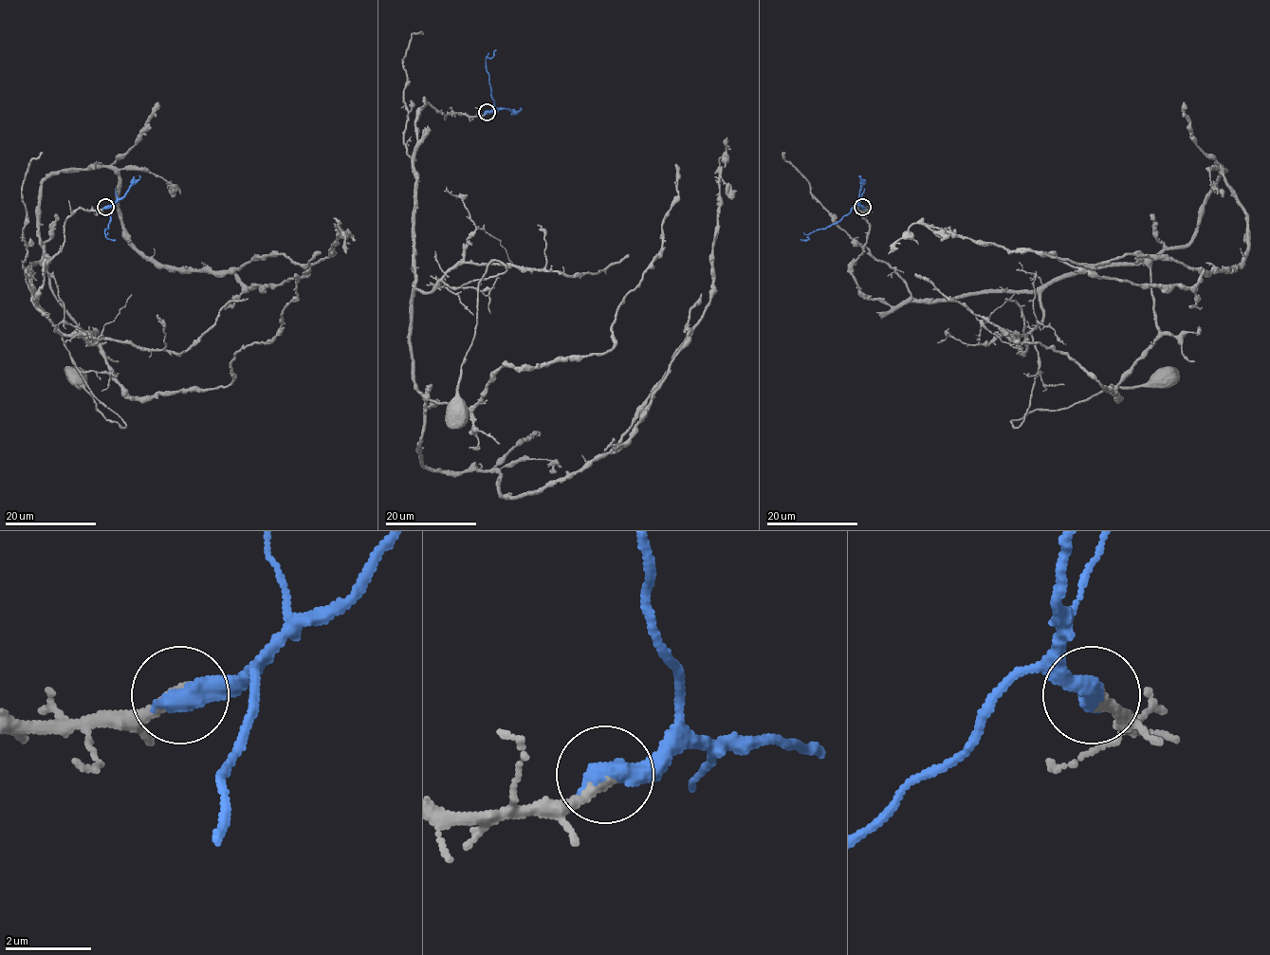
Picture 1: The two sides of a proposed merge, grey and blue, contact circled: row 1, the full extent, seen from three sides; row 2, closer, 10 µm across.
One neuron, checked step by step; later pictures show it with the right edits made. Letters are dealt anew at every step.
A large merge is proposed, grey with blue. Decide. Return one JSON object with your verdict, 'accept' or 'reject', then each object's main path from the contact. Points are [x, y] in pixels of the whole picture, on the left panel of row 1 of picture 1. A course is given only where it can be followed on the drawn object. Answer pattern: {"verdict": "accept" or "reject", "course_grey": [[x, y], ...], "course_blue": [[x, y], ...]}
{"verdict": "accept", "course_grey": [[105, 207], [66, 219], [64, 244], [33, 302], [33, 291], [90, 393], [126, 424], [106, 420], [76, 379]], "course_blue": [[105, 207], [113, 204], [104, 233], [115, 239]]}

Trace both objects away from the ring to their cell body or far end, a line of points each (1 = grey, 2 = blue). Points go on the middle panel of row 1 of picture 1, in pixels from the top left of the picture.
1: (487, 112), (445, 118), (424, 101), (416, 121), (415, 287), (506, 269), (493, 260), (478, 285), (456, 410)
2: (487, 112), (494, 105), (485, 60), (490, 58), (495, 49)

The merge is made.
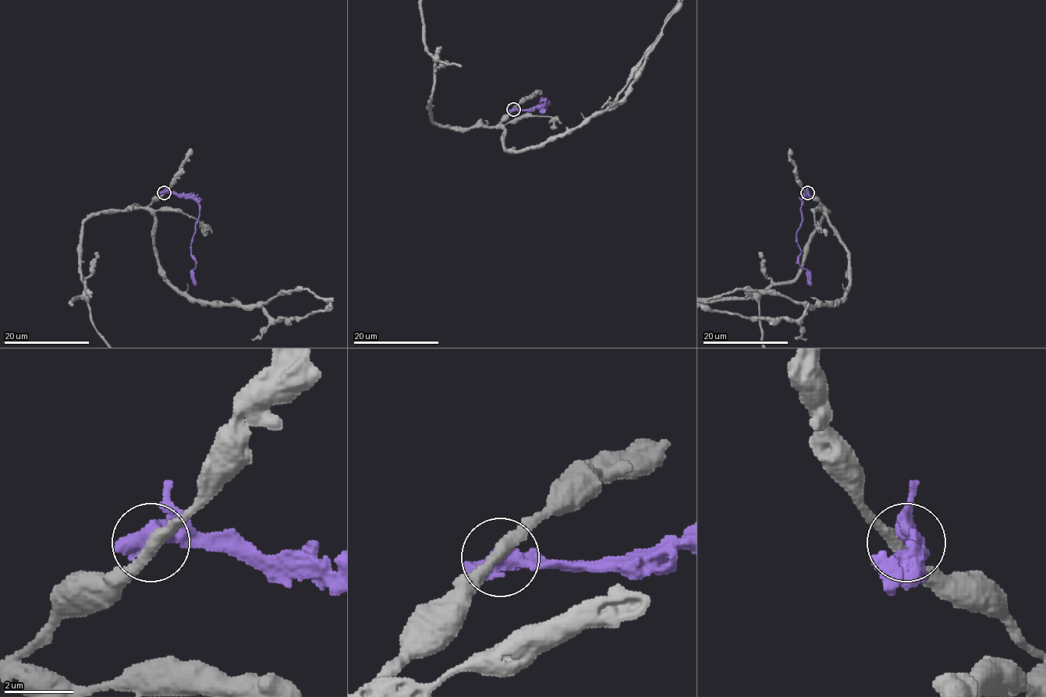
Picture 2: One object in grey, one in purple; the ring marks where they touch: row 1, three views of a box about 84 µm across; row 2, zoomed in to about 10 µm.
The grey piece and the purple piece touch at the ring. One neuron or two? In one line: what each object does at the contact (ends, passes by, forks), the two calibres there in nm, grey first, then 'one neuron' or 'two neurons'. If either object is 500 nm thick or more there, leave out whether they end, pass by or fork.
320/650 nm | two neurons

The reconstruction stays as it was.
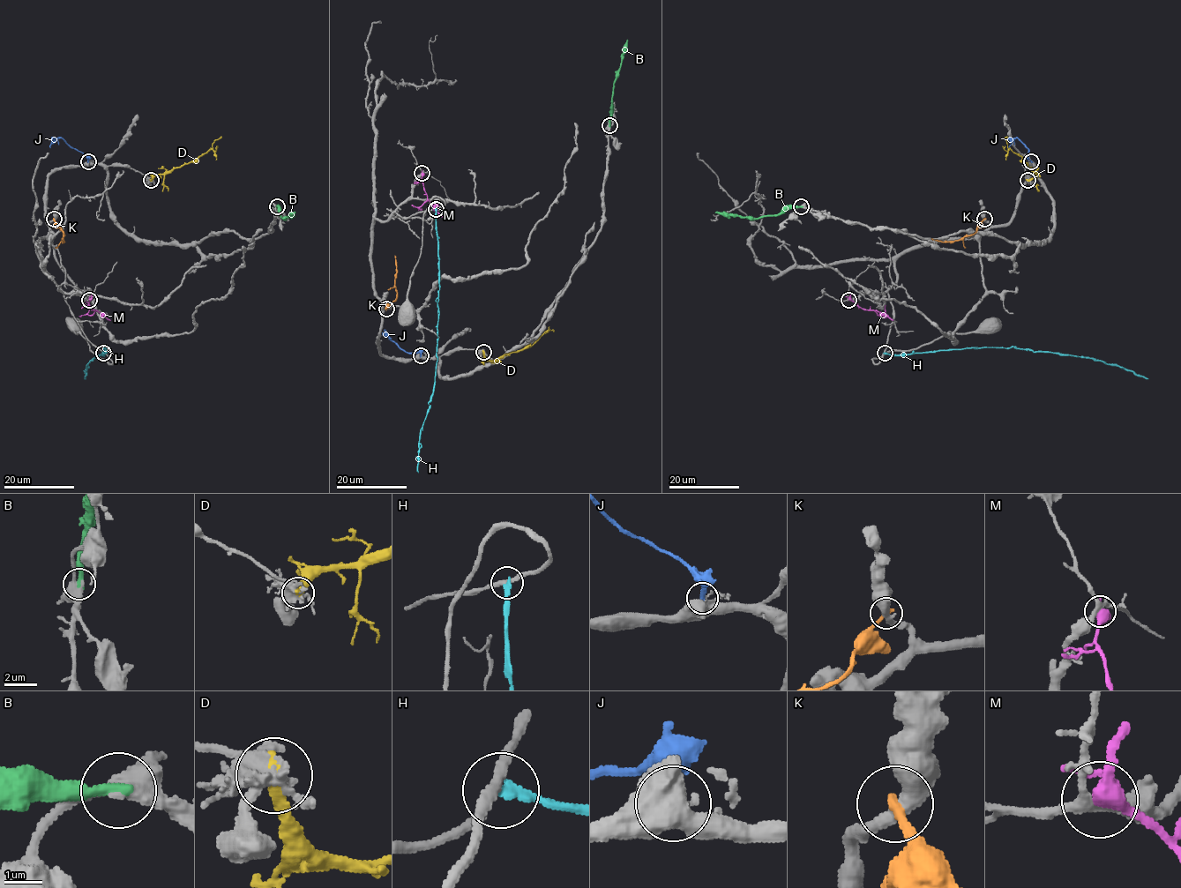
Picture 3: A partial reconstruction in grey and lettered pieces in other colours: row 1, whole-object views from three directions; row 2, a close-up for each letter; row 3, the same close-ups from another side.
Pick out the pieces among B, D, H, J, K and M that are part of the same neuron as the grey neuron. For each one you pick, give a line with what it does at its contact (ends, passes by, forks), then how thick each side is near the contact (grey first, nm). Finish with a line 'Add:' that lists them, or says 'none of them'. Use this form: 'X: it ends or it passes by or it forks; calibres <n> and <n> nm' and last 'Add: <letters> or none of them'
B: it ends; calibres 400 and 380 nm
Add: B

